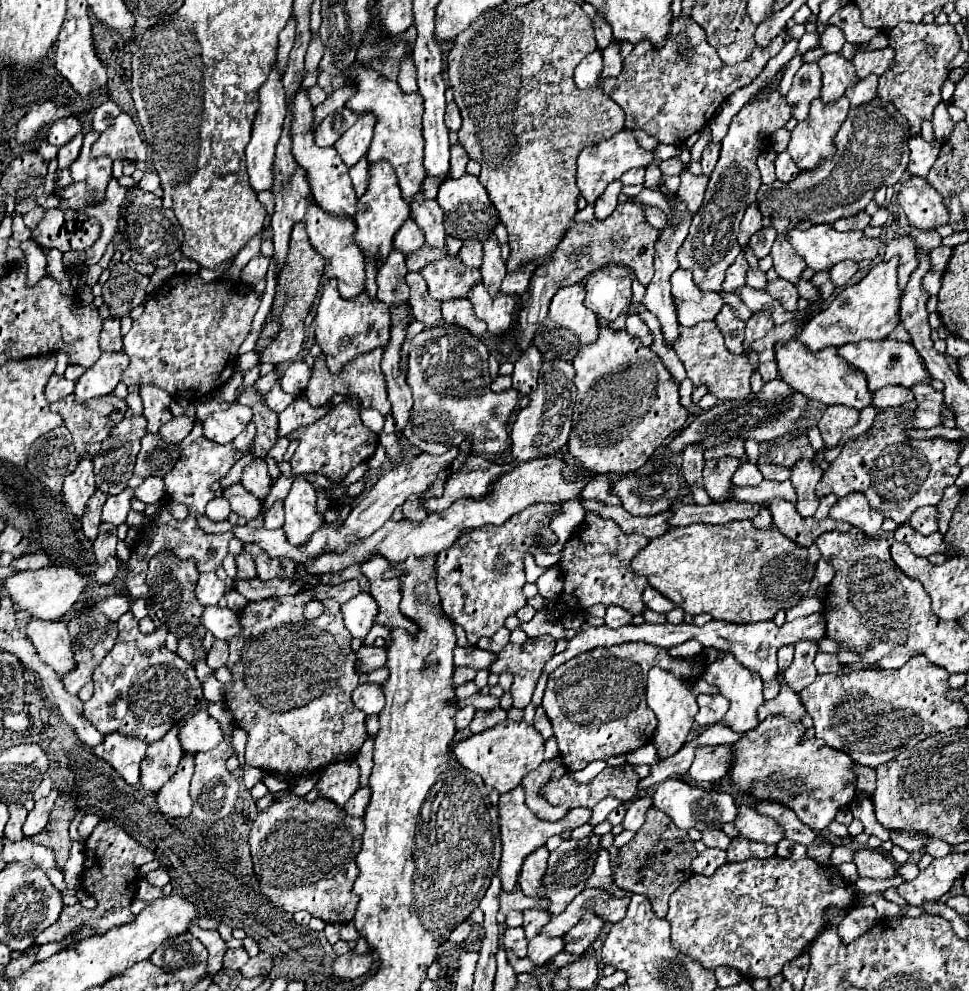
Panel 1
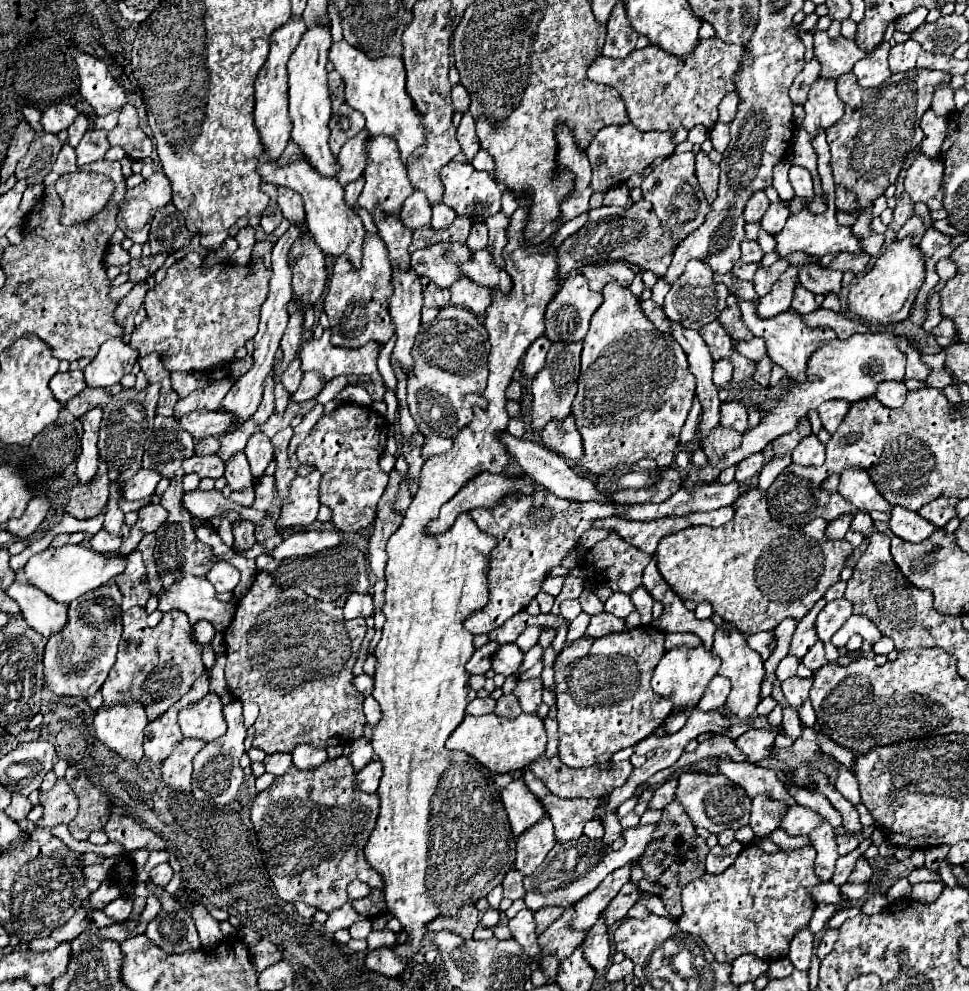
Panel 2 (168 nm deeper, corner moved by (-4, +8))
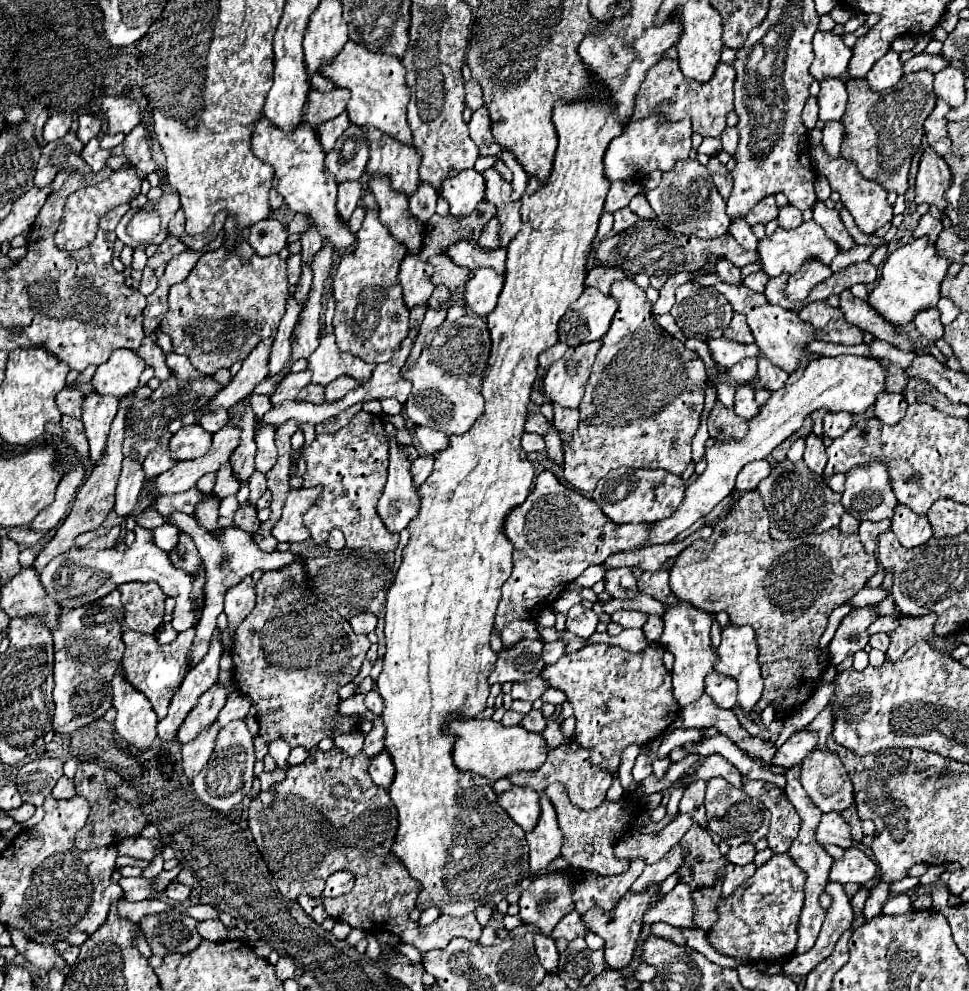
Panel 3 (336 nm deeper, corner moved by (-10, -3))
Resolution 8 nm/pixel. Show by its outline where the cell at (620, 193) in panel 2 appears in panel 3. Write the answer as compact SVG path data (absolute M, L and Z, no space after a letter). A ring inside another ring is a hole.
M623 207L623 209L615 211L613 215L615 215L615 227L613 227L615 233L625 231L625 229L629 229L631 225L635 225L635 221L639 221L639 217L637 217L629 207Z

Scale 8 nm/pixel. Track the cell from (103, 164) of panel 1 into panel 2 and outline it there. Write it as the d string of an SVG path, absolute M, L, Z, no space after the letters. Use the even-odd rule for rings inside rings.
M87 130L83 140L79 142L79 146L75 148L77 152L77 164L85 166L89 162L101 160L105 158L105 152L109 150L109 142L107 142L107 132L105 130Z

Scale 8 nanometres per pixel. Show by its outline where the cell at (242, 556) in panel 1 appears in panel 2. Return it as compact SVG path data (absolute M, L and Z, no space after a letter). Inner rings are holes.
M241 520L241 524L235 524L233 526L233 536L235 536L235 544L233 548L243 552L243 550L249 550L257 540L253 536L253 524L249 524L247 520Z

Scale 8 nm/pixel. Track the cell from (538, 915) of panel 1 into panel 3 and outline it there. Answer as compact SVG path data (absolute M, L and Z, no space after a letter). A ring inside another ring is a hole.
M571 911L569 915L565 915L561 921L559 921L559 927L555 927L555 935L551 935L553 939L575 939L575 937L583 937L587 933L583 921L581 921L581 915L577 911Z

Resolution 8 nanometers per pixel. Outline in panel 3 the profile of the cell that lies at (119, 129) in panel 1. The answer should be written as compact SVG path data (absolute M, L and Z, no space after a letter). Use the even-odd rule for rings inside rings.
M143 125L135 127L135 131L131 131L121 145L111 149L111 155L127 157L141 173L149 175L149 173L155 171L155 161L151 157L149 143L147 143L147 133L145 133Z

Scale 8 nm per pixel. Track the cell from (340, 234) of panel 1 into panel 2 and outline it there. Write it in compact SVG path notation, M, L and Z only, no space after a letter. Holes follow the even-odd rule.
M265 154L259 160L257 172L265 182L271 182L271 184L277 184L277 186L287 186L287 188L299 192L303 196L303 202L305 202L307 230L315 238L319 248L325 254L333 256L333 258L347 256L349 262L355 268L359 268L359 264L361 264L361 248L363 248L363 240L365 240L367 232L365 232L363 222L361 222L359 214L355 212L355 208L347 206L345 190L341 188L337 178L317 176L317 172L313 172L313 168L309 168L305 158L299 158L297 162L291 162L287 166L277 166L275 162L265 160Z

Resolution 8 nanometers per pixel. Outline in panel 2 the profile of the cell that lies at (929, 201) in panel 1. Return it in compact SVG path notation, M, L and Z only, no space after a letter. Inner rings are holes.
M917 154L915 162L905 172L905 192L911 196L913 202L925 202L927 208L941 210L943 208L943 190L941 190L941 176L943 176L943 160L927 158Z

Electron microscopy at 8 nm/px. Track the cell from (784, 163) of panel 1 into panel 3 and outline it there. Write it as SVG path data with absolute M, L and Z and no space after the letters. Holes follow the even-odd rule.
M821 201L815 203L815 207L813 207L813 221L825 229L827 237L831 241L835 241L841 251L849 251L855 245L853 237L849 235L849 231L845 229L845 225L839 219L839 211L827 209L825 203L821 203Z

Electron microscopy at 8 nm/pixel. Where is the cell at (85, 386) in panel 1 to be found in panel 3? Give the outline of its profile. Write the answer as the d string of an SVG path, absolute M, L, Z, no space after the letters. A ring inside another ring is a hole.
M117 349L111 357L97 367L91 385L99 395L113 395L123 399L127 391L139 387L139 377L145 369L143 359L131 349Z

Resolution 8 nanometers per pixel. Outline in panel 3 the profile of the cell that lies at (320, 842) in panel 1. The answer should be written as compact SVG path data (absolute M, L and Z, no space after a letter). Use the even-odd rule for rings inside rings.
M337 747L317 751L301 765L289 767L287 777L281 783L251 799L247 817L249 829L281 895L287 895L287 899L297 899L301 893L323 897L327 875L351 871L355 875L355 887L343 897L325 899L329 917L367 933L387 929L421 953L443 949L453 937L477 941L483 927L475 913L461 919L439 917L439 921L425 927L409 919L409 913L417 905L421 883L391 855L391 845L399 827L397 811L389 791L373 783L367 767L369 757L365 753L349 757Z

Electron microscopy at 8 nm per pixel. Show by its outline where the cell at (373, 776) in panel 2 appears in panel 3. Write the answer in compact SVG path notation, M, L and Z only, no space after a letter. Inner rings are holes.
M385 749L371 759L369 775L371 775L371 779L375 781L375 785L379 785L379 787L383 787L383 789L387 789L387 787L391 785L391 779L393 779L393 775L395 775L395 767L393 767L393 763L391 763L391 755L387 755Z

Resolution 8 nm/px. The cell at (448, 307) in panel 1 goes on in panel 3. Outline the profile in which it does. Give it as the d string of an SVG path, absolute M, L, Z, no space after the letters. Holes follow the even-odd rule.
M491 267L477 269L475 277L467 283L467 295L465 295L467 309L483 317L489 315L497 305L497 297L503 289L503 281L505 275L493 271Z

